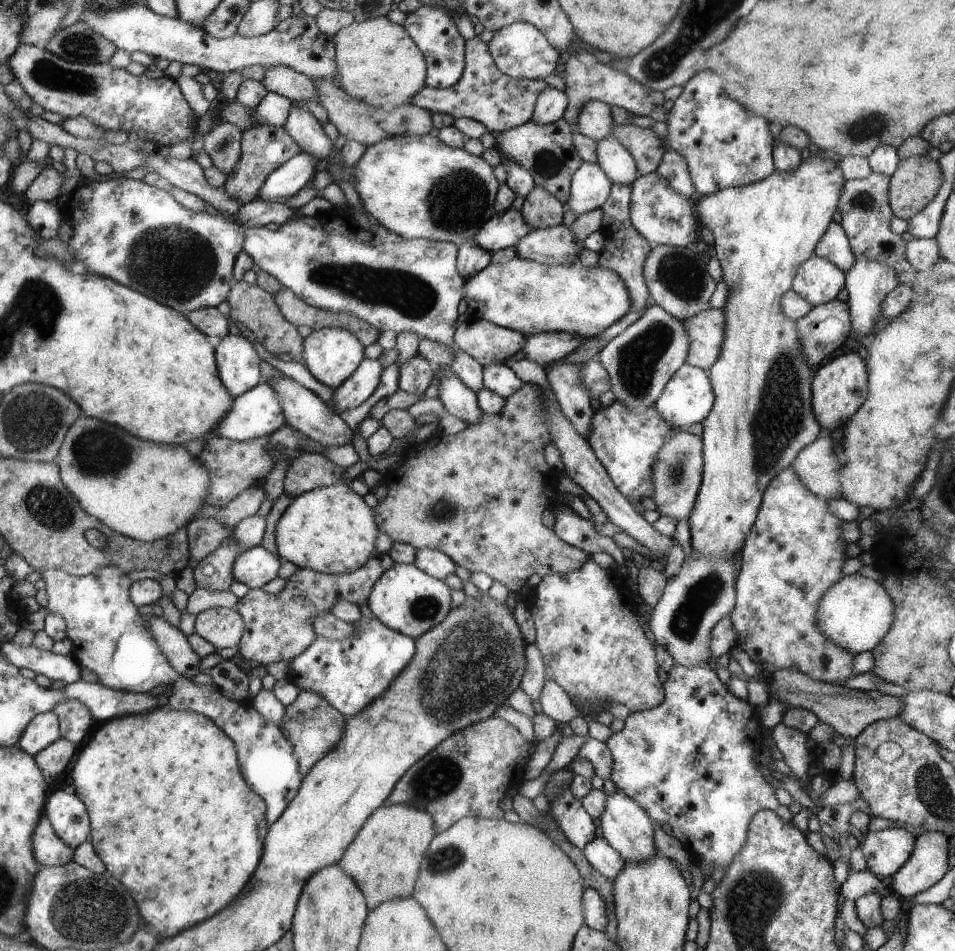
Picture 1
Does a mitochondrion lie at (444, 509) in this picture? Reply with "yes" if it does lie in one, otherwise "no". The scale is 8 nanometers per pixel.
yes

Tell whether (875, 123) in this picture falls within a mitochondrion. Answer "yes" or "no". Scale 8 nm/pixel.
yes

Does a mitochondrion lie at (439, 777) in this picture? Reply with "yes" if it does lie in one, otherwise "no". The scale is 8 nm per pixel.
yes

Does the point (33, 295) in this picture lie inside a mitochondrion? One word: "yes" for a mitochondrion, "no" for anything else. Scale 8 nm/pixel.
yes

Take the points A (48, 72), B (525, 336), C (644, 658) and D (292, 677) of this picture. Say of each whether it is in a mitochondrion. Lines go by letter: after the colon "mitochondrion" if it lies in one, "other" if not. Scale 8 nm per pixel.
A: mitochondrion
B: other
C: other
D: other

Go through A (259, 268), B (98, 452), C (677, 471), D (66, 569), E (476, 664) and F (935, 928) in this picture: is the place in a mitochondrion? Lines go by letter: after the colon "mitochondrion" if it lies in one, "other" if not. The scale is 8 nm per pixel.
A: other
B: mitochondrion
C: mitochondrion
D: other
E: mitochondrion
F: other

